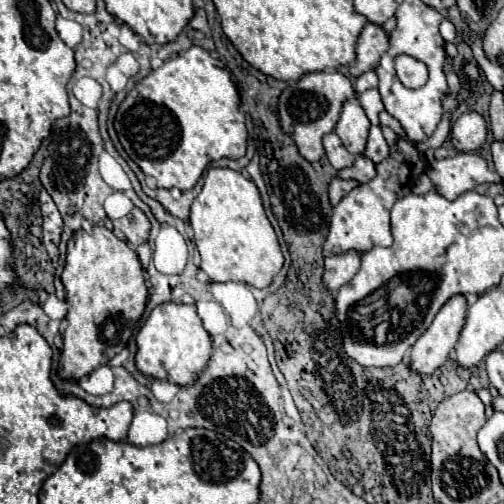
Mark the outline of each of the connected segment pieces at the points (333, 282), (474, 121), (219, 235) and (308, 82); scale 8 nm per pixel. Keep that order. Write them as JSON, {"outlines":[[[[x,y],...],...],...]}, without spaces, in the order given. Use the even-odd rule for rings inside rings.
{"outlines":[[[[348,250],[324,260],[324,266],[326,266],[324,284],[328,284],[330,292],[336,292],[344,284],[348,284],[348,280],[352,280],[352,276],[360,268],[360,256],[362,254],[358,250]]],[[[464,112],[452,124],[452,144],[460,152],[474,152],[480,150],[488,138],[486,120],[478,112]]],[[[210,168],[204,178],[202,192],[194,198],[190,210],[194,242],[202,256],[200,268],[212,282],[248,282],[256,288],[266,288],[282,268],[282,252],[276,232],[264,212],[258,186],[252,178],[230,170]]],[[[312,72],[312,74],[306,74],[300,82],[290,84],[282,92],[280,104],[278,104],[282,128],[284,128],[284,132],[288,132],[294,138],[300,154],[308,162],[318,162],[324,156],[322,138],[326,134],[334,132],[334,126],[340,118],[342,104],[346,100],[354,98],[354,96],[356,96],[356,90],[354,90],[352,82],[340,72]]]]}

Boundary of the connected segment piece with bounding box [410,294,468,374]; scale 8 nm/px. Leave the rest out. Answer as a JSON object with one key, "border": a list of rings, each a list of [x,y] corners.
{"border":[[[462,294],[452,296],[440,308],[434,322],[414,344],[410,354],[412,370],[418,370],[420,374],[432,374],[440,364],[444,364],[444,360],[448,360],[460,336],[460,328],[464,326],[466,308],[468,302]]]}

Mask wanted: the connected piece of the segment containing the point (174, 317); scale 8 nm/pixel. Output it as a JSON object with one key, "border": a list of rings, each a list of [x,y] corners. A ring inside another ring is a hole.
{"border":[[[164,302],[156,306],[142,324],[136,336],[136,344],[136,366],[142,370],[142,374],[152,376],[156,380],[176,382],[182,386],[192,384],[192,380],[196,380],[198,372],[204,370],[204,364],[208,364],[212,356],[210,334],[204,330],[194,304]]]}

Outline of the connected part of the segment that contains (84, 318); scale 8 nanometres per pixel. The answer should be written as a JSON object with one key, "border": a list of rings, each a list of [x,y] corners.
{"border":[[[94,224],[92,232],[78,230],[72,234],[62,282],[70,308],[66,314],[68,326],[64,330],[64,348],[58,376],[80,380],[98,366],[108,364],[118,352],[126,348],[146,308],[148,288],[138,254],[126,240],[120,240],[102,224]]]}

